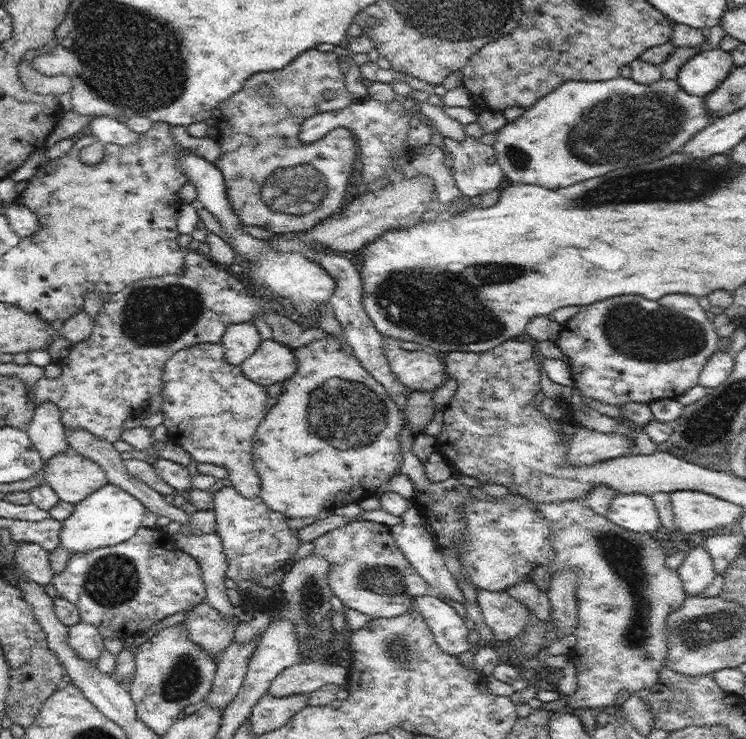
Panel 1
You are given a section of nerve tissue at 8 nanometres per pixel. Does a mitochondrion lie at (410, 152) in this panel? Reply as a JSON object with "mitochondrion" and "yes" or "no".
{"mitochondrion":"no"}

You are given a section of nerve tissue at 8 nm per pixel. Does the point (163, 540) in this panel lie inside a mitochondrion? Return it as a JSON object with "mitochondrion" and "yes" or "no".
{"mitochondrion":"no"}

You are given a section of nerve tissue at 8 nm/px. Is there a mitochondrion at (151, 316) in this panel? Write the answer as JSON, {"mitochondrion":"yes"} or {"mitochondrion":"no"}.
{"mitochondrion":"yes"}

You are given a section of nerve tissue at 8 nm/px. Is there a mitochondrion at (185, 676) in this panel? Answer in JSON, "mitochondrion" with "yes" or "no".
{"mitochondrion":"yes"}

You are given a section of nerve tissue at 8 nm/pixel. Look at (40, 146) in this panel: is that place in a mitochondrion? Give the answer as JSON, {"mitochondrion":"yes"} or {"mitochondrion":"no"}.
{"mitochondrion":"no"}

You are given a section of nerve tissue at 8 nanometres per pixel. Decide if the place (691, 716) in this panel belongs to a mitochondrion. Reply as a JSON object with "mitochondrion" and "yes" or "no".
{"mitochondrion":"no"}

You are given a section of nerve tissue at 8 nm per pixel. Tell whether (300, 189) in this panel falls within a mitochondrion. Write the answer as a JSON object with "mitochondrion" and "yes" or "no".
{"mitochondrion":"yes"}

